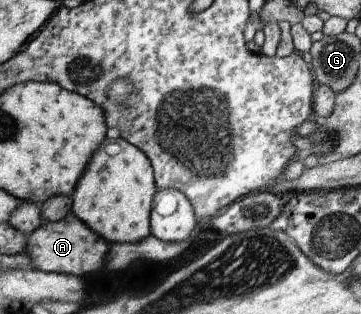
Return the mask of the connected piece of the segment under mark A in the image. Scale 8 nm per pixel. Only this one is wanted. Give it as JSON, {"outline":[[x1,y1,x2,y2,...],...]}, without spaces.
{"outline":[[70,214,62,220,43,221,40,228,26,236,26,246,22,253,30,258,30,264,34,269,47,273,84,276,100,268,106,252,108,252,108,240,94,232,85,221]]}

